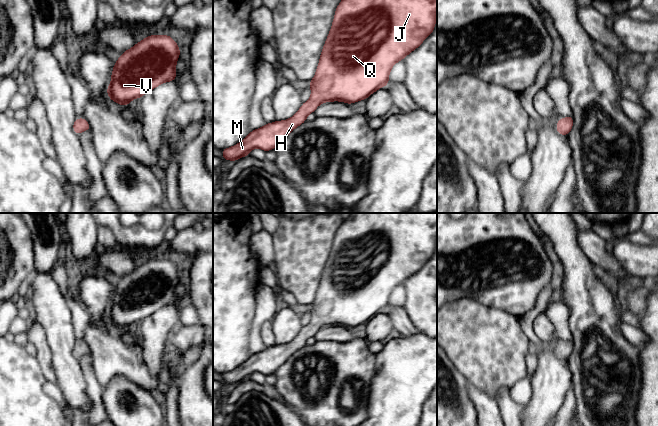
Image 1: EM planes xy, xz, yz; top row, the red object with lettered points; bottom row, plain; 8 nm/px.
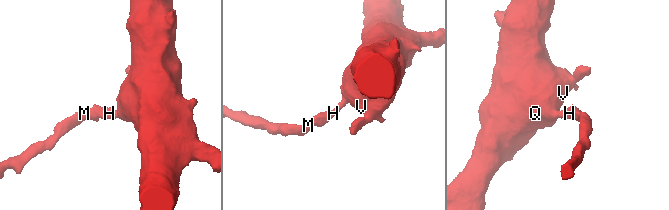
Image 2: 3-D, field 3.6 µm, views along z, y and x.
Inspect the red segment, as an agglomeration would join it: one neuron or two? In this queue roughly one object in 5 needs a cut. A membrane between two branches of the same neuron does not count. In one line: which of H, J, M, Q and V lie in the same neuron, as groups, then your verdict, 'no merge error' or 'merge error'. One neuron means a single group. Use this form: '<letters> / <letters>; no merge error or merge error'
H J M Q V; no merge error

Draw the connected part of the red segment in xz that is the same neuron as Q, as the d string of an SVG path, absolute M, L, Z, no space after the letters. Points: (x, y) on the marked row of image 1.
M342 0L335 10L316 74L308 83L310 99L290 119L267 123L251 131L240 143L222 149L222 158L235 162L255 148L265 152L275 149L321 103L340 101L352 104L386 87L393 65L419 47L433 32L436 18L437 0Z

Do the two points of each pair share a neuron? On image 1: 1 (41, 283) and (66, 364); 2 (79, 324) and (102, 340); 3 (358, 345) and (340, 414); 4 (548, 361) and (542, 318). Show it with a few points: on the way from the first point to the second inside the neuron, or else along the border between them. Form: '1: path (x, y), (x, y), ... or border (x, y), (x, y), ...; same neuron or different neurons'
1: path (47, 303), (57, 322), (61, 344); same neuron
2: border (89, 323), (85, 328), (81, 341); different neurons
3: path (353, 362), (337, 384), (336, 397); same neuron
4: border (555, 330), (552, 337), (545, 341); different neurons

